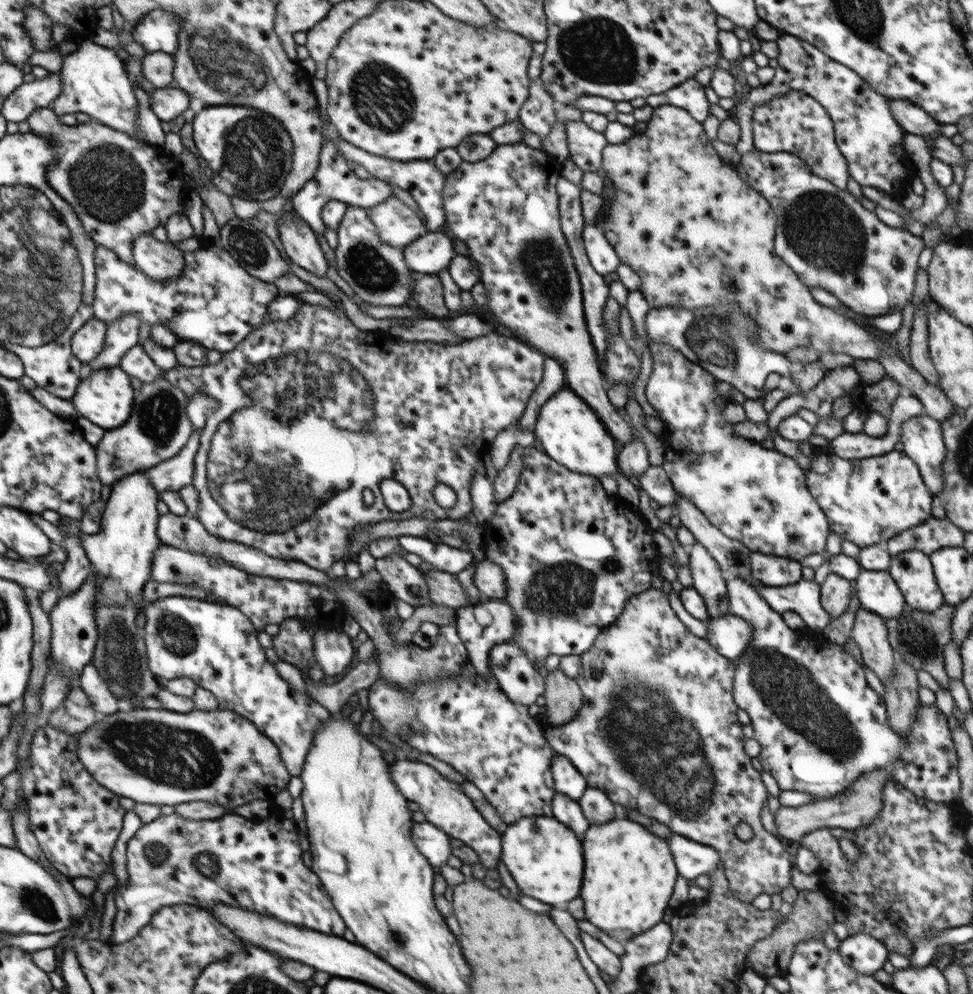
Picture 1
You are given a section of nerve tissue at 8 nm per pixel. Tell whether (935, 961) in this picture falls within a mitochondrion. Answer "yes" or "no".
no

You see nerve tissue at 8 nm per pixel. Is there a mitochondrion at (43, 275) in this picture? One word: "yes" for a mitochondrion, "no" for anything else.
yes

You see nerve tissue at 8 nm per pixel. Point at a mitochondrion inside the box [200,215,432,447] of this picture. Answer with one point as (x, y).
(365, 265)

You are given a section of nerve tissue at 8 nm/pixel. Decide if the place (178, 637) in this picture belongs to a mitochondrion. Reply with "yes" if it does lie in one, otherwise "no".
yes

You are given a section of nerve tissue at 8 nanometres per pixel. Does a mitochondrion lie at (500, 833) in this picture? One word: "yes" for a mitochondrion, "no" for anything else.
no

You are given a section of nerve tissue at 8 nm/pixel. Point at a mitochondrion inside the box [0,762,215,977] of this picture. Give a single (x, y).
(34, 901)

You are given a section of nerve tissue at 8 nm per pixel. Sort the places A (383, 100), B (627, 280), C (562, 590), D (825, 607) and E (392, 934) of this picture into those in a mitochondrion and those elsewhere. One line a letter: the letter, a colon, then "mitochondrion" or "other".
A: mitochondrion
B: other
C: mitochondrion
D: other
E: mitochondrion

